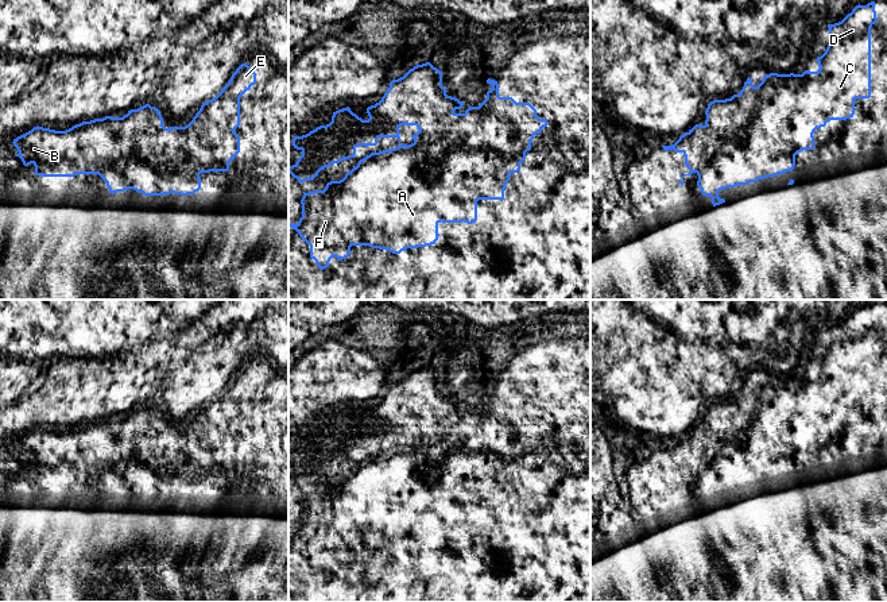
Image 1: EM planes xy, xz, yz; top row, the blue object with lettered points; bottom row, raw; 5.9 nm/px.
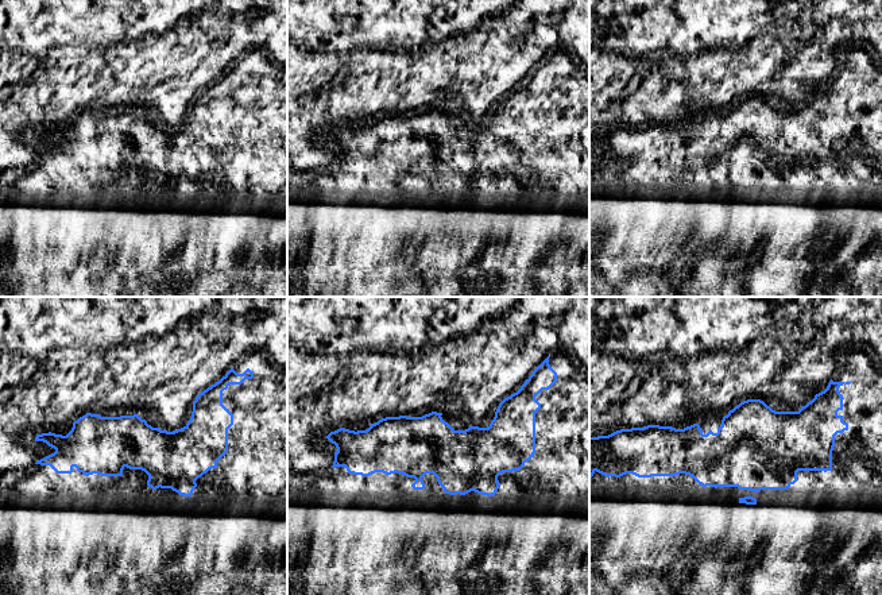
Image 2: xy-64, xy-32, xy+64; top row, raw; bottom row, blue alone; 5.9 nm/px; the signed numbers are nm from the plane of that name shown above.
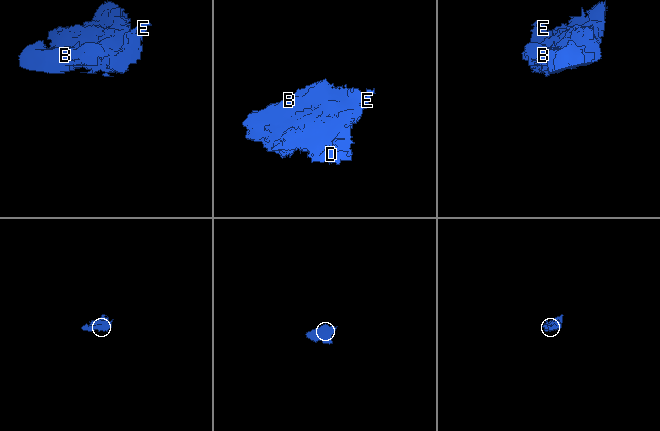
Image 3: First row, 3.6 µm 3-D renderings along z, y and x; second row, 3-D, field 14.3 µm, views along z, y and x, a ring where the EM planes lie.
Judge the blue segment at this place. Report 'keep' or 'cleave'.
keep

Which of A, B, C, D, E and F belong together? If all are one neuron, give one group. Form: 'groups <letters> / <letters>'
groups A B C D E F

